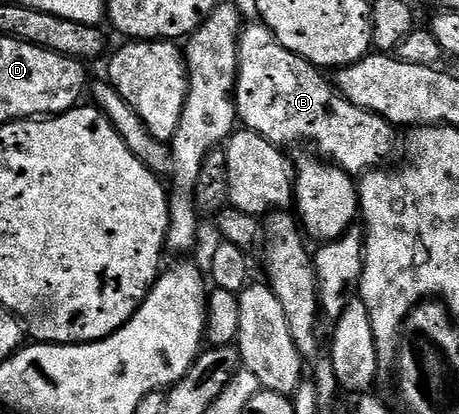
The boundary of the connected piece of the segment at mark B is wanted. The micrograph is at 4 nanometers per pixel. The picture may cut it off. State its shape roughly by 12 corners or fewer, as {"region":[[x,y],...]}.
{"region":[[262,24],[239,35],[235,113],[352,176],[396,127],[345,100]]}

